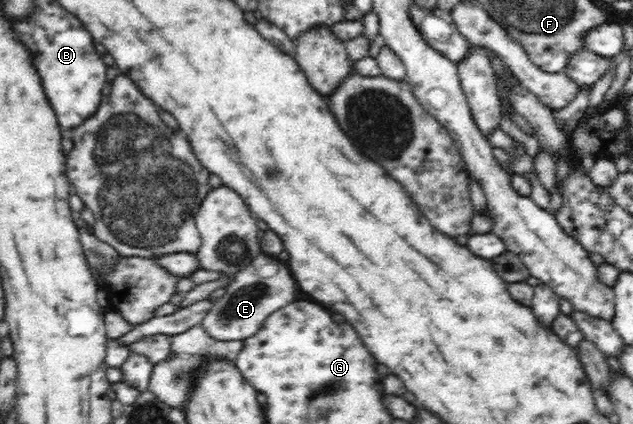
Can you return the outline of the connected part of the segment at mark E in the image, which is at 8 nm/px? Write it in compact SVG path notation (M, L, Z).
M262 253L234 275L233 282L227 287L224 295L214 300L210 311L199 325L214 340L244 341L260 331L260 327L271 313L296 301L296 293L298 285L290 275L288 267Z

